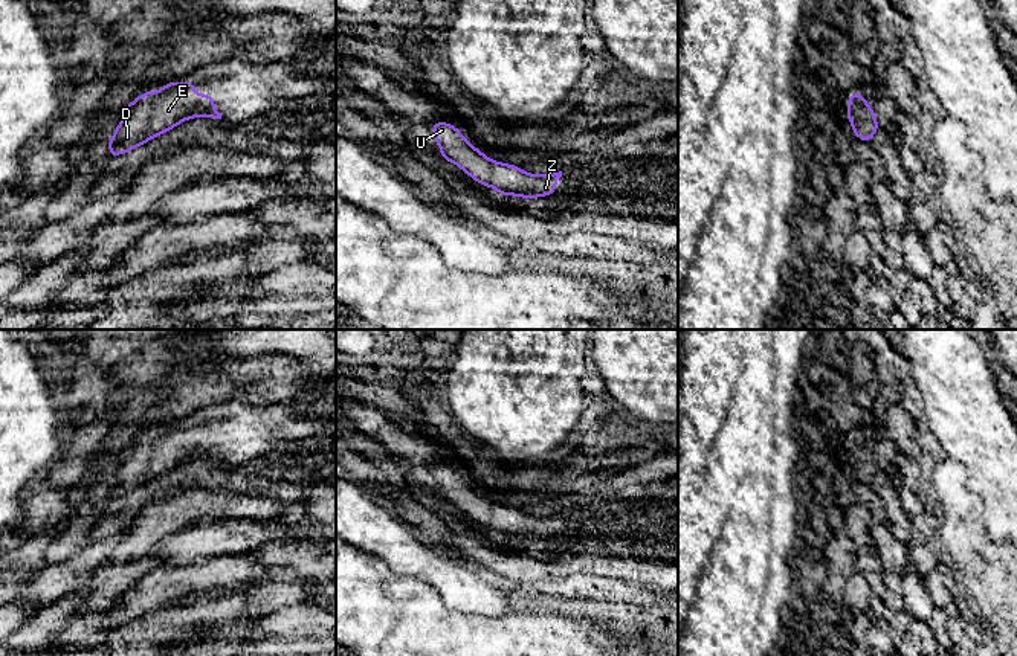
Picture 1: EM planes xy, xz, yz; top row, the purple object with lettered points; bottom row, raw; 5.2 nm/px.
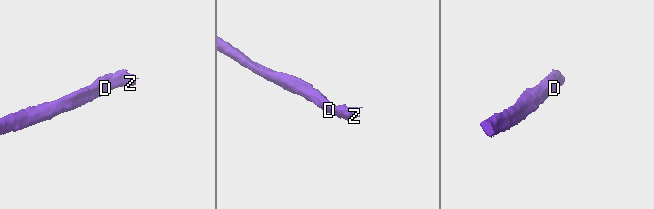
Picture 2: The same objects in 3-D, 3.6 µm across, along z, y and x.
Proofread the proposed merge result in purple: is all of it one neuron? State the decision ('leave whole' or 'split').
leave whole

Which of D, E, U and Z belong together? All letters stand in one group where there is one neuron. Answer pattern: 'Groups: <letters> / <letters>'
Groups: D E U Z

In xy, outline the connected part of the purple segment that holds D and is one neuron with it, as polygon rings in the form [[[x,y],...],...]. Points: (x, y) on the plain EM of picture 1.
[[[174,423],[160,429],[156,436],[153,433],[144,433],[137,441],[130,444],[124,450],[124,461],[119,464],[115,476],[108,481],[108,497],[116,499],[119,496],[128,494],[133,490],[147,485],[151,479],[163,476],[191,459],[206,456],[212,461],[221,461],[221,456],[214,449],[214,438],[195,436],[194,429],[195,424],[192,423]]]

